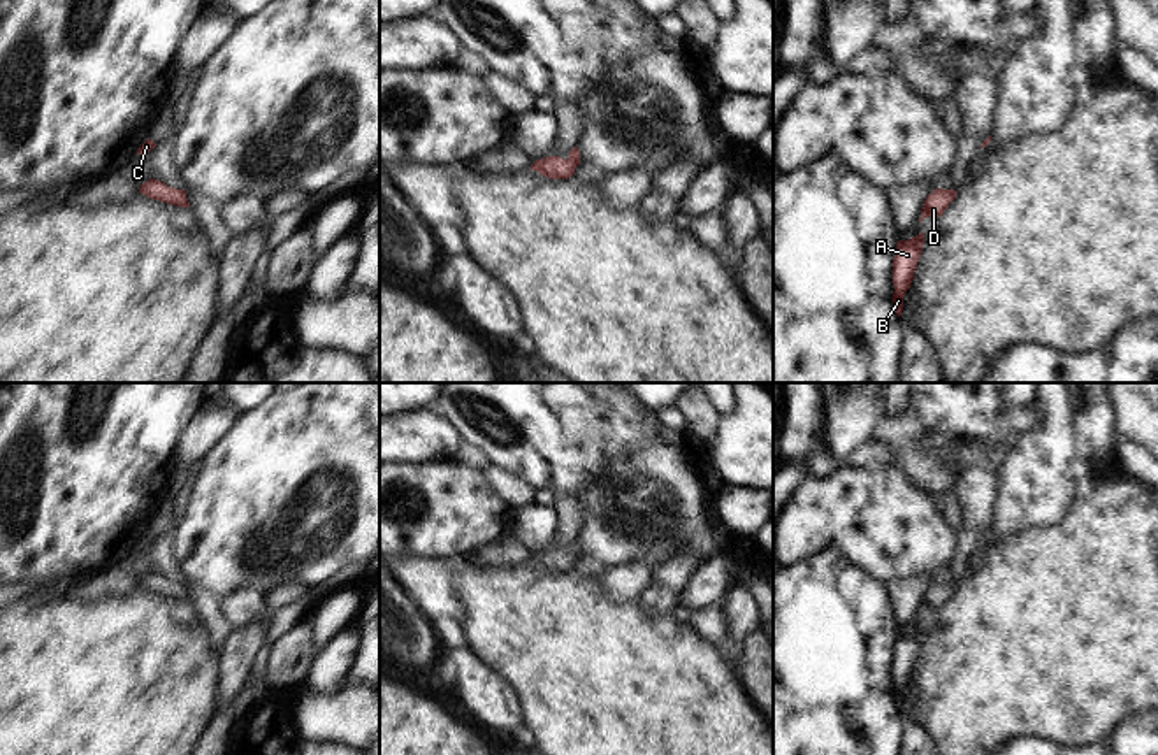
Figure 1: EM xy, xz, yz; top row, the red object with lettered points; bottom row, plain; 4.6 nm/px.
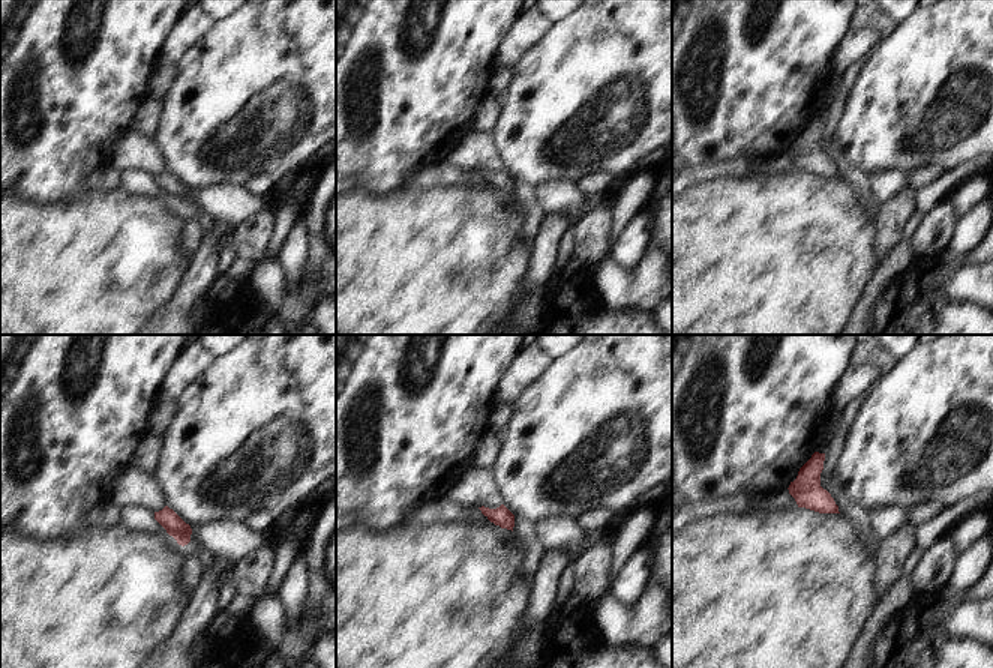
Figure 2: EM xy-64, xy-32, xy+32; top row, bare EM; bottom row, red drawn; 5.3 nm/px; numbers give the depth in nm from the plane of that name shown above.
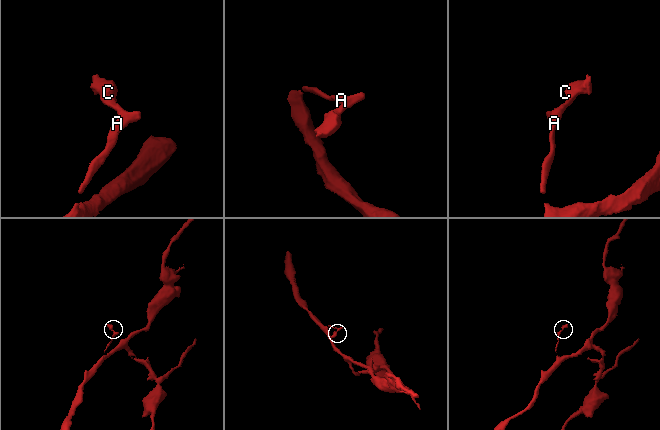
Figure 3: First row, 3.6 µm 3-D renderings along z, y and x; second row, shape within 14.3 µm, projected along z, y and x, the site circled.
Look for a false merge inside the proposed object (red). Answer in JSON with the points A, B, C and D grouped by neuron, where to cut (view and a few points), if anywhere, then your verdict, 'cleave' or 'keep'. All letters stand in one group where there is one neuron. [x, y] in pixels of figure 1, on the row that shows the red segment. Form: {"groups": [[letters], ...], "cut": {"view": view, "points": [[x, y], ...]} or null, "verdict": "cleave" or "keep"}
{"groups": [["A", "B", "C", "D"]], "cut": null, "verdict": "keep"}

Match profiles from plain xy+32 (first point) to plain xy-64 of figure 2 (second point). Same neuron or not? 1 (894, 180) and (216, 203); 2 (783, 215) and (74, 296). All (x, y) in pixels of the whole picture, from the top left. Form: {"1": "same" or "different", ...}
{"1": "same", "2": "same"}

